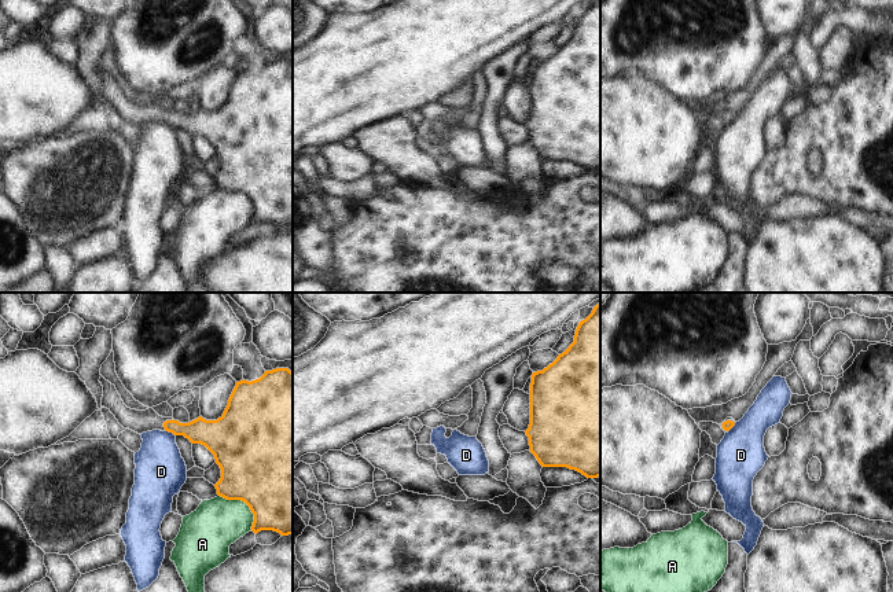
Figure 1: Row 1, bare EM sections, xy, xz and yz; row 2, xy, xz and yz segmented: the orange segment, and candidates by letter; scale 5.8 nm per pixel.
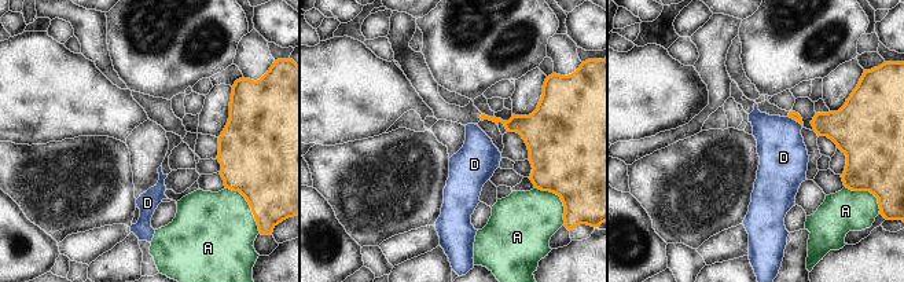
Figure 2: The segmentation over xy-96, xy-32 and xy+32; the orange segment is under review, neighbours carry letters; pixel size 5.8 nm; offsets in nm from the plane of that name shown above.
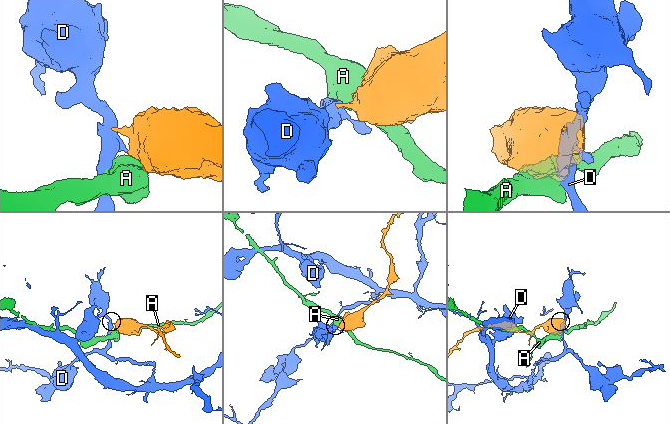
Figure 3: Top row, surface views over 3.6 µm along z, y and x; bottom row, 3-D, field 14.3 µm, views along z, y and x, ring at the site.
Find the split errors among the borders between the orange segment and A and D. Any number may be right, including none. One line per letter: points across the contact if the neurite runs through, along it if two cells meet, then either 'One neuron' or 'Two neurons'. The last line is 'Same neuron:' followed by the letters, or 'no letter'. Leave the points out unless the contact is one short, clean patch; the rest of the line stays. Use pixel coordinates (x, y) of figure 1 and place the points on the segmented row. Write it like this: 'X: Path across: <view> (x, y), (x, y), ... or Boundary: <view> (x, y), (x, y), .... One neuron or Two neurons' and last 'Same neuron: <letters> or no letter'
A: Two neurons
D: Boundary: xy (166, 430), (175, 436). Two neurons
Same neuron: no letter.

